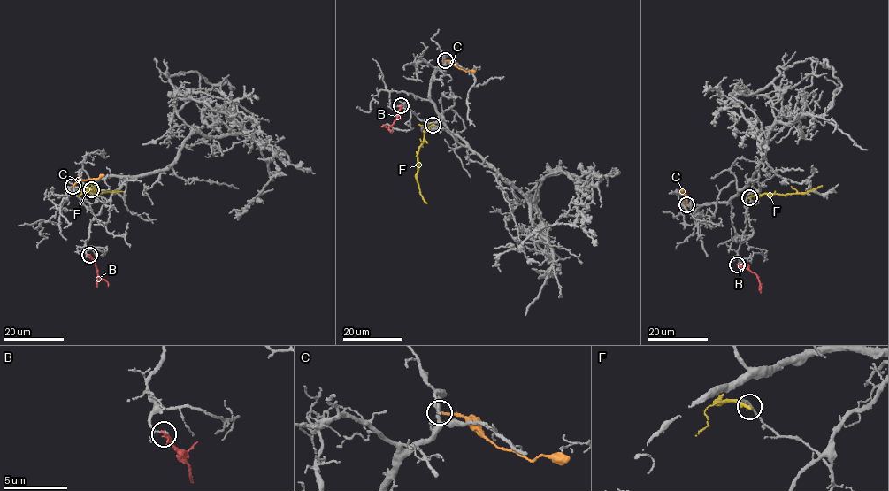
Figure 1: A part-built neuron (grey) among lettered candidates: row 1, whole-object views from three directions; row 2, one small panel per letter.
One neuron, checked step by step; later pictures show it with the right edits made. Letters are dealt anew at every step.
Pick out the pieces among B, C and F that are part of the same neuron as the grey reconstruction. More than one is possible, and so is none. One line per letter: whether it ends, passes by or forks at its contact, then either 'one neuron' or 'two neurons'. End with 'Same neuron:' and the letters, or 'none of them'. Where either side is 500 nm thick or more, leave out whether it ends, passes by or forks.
B: it ends | two neurons
C: it ends | two neurons
F: it ends | two neurons
Same neuron: none of them

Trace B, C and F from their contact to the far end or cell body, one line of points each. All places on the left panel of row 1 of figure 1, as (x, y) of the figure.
B: (88, 256), (94, 259), (98, 276), (108, 286)
C: (72, 186), (80, 180), (99, 178), (103, 174)
F: (91, 189), (98, 193), (122, 191)

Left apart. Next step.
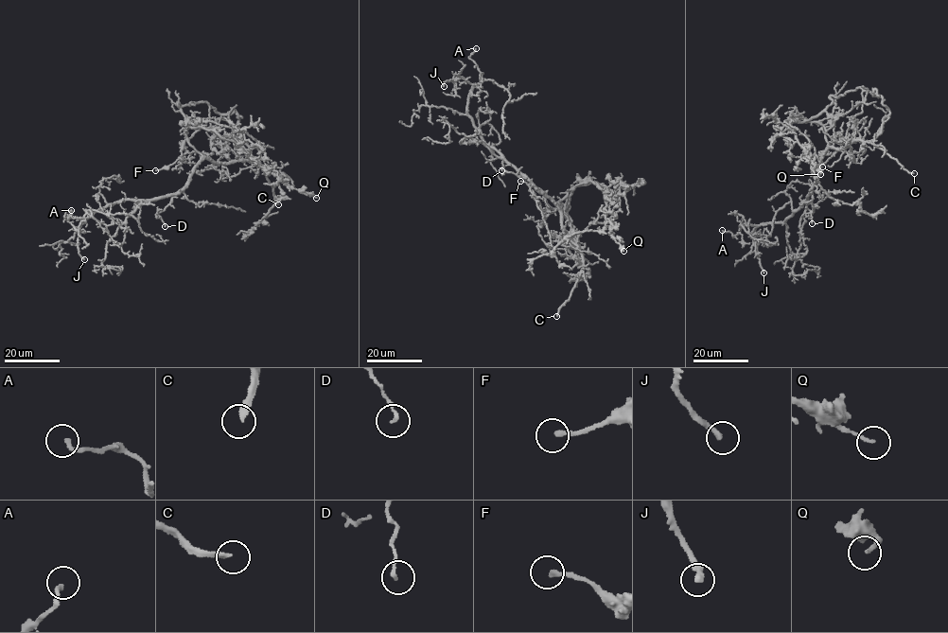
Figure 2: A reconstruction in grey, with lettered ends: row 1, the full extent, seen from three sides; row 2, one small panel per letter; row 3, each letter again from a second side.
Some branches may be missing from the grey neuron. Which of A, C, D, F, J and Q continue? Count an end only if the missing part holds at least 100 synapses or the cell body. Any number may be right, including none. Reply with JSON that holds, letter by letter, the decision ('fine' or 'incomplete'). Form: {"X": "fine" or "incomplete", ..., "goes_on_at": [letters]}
{"A": "fine", "C": "incomplete", "D": "fine", "F": "fine", "J": "fine", "Q": "fine", "goes_on_at": ["C"]}

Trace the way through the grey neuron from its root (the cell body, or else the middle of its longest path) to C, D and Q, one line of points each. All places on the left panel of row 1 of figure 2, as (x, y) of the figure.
C: (201, 160), (233, 163), (248, 160), (260, 164), (278, 204)
D: (201, 160), (189, 177), (188, 185), (158, 213), (165, 226)
Q: (201, 160), (201, 153), (186, 137), (187, 127), (202, 127), (234, 140), (286, 183), (316, 198)

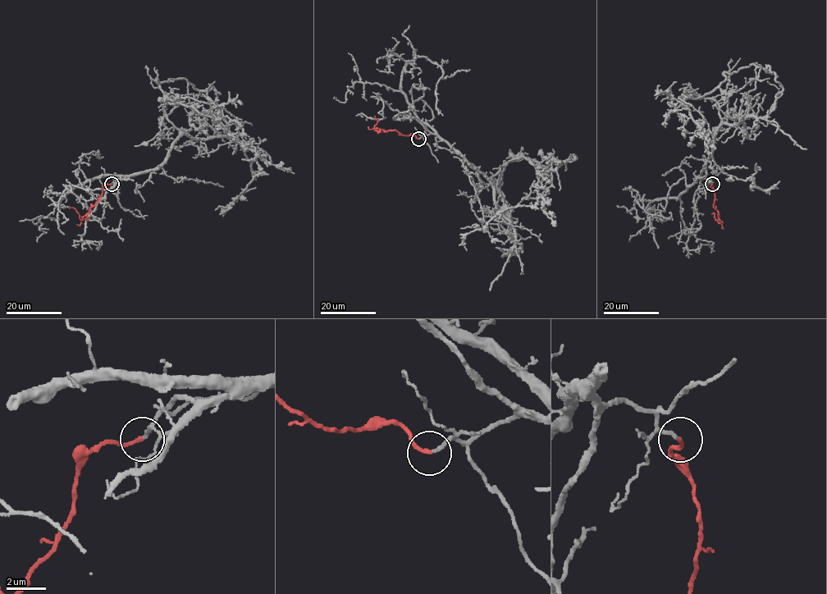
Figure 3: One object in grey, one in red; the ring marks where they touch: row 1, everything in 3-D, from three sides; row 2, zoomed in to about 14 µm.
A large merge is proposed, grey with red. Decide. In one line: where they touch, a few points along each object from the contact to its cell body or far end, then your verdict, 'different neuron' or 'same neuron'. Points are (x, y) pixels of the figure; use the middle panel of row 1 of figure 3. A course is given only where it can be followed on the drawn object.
(418, 139) | grey via (418, 139), (436, 134), (491, 185), (521, 157), (536, 171), (541, 201), (467, 234), (466, 250) | red via (418, 139), (395, 130), (375, 129), (377, 121), (374, 116) | same neuron

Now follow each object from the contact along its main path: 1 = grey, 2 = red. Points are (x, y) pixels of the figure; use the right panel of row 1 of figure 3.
1: (711, 184), (698, 178), (722, 122), (719, 107), (688, 98), (683, 106), (722, 171), (764, 189), (779, 180)
2: (711, 184), (714, 206), (718, 211), (719, 223), (715, 213), (711, 214)

